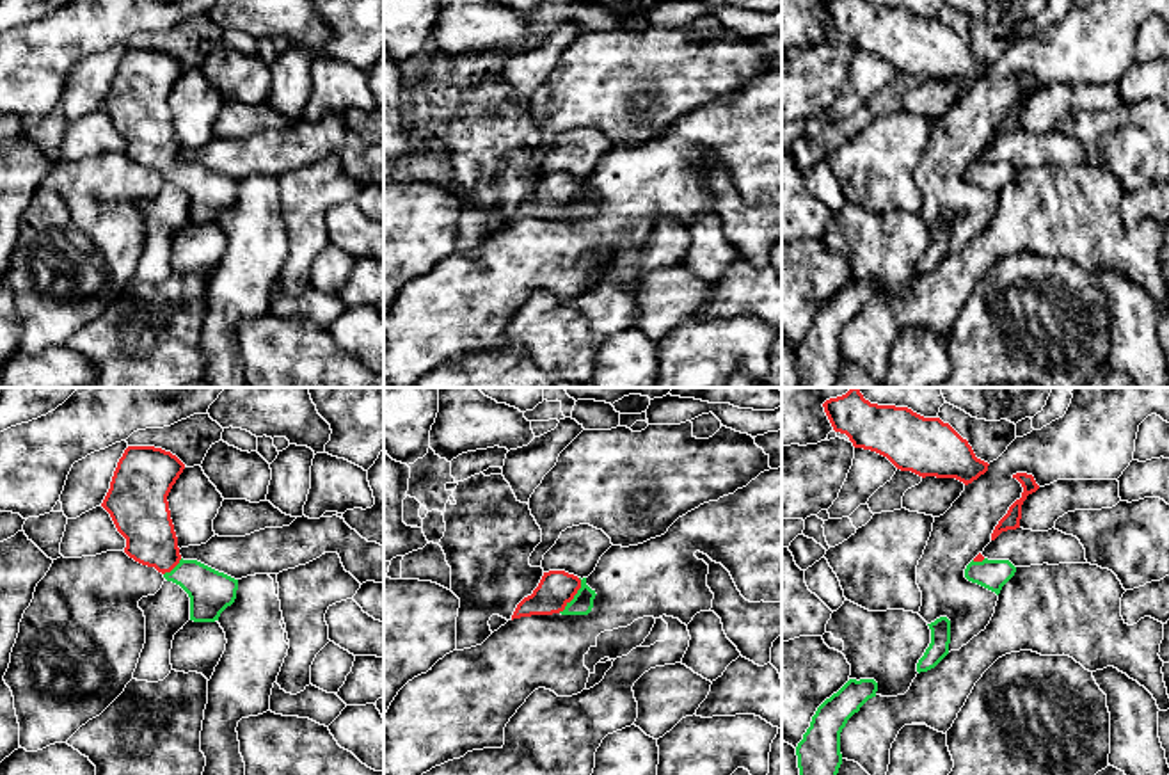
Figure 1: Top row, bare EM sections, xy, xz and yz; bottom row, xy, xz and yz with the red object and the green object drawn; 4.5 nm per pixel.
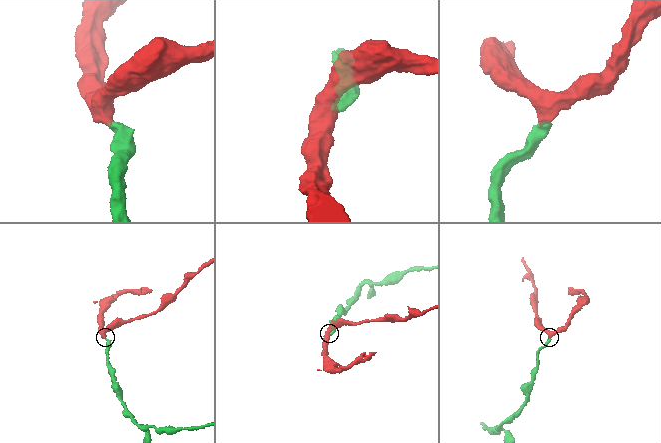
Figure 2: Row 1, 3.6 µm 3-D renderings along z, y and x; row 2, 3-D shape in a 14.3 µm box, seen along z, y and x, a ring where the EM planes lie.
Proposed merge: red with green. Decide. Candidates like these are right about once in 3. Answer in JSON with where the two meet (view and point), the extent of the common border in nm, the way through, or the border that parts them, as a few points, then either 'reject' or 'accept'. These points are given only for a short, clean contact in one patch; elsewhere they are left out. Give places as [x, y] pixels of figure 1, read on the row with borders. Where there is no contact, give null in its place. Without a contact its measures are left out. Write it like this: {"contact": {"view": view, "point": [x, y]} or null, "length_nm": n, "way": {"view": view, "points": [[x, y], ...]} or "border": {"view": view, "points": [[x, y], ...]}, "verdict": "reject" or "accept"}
{"contact": {"view": "xz", "point": [574, 594]}, "length_nm": 190, "way": {"view": "xz", "points": [[556, 587], [565, 594], [574, 594], [583, 601]]}, "verdict": "accept"}

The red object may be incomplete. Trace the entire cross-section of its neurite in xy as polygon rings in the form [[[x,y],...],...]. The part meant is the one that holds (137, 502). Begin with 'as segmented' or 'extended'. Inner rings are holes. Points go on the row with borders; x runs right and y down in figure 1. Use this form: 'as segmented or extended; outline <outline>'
extended; outline [[[128,446],[117,462],[101,507],[126,539],[124,553],[142,565],[155,567],[167,581],[179,585],[188,594],[190,620],[215,622],[235,603],[238,579],[197,560],[181,558],[167,496],[183,469],[185,464],[171,451],[155,446]]]

